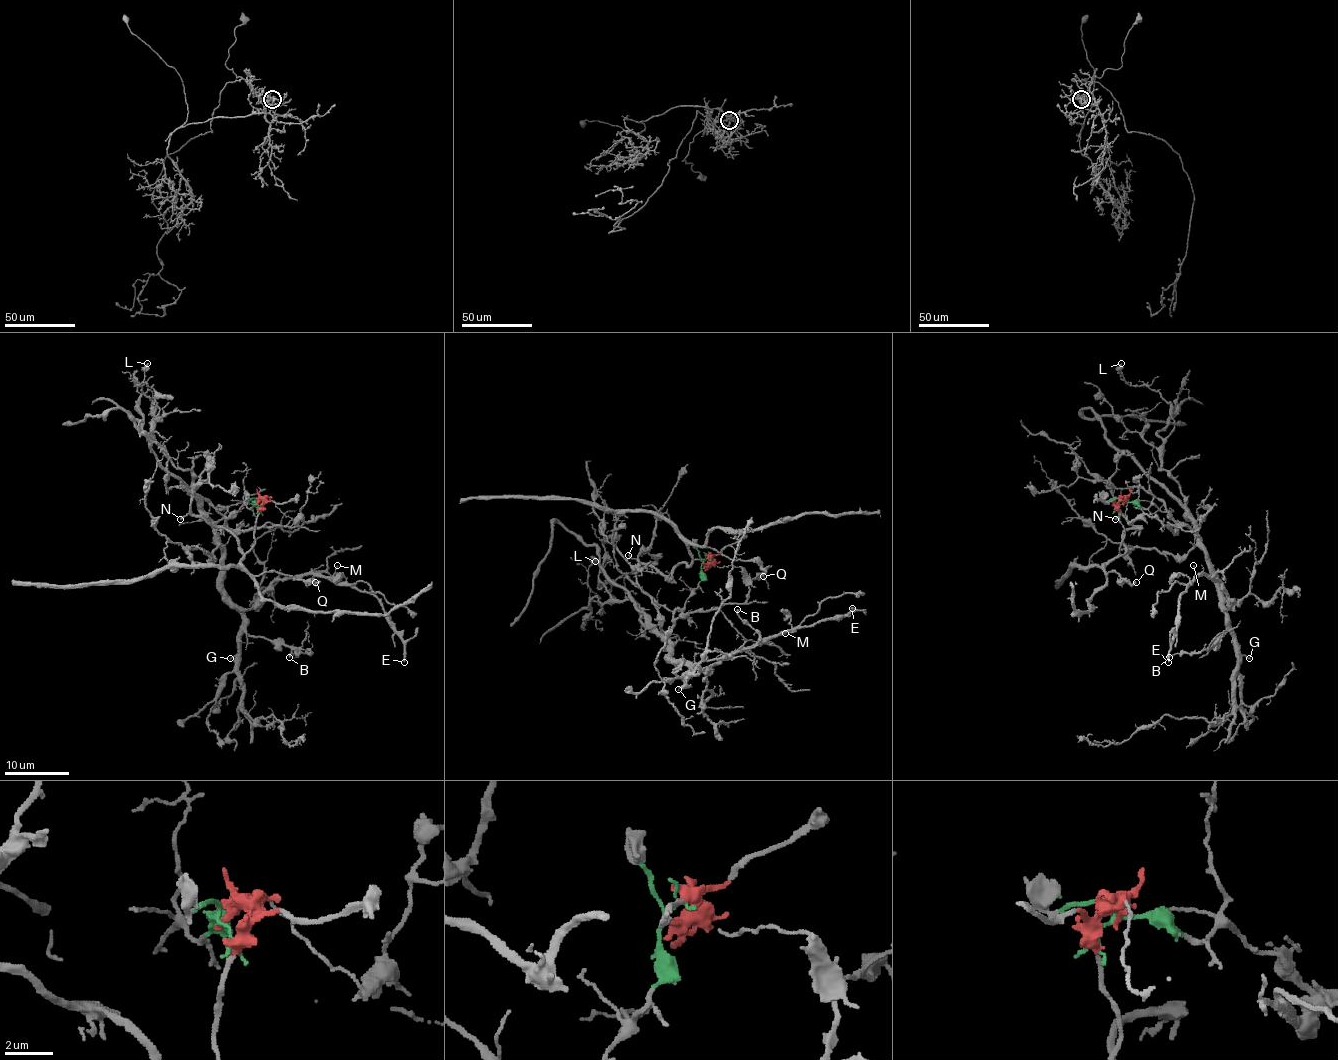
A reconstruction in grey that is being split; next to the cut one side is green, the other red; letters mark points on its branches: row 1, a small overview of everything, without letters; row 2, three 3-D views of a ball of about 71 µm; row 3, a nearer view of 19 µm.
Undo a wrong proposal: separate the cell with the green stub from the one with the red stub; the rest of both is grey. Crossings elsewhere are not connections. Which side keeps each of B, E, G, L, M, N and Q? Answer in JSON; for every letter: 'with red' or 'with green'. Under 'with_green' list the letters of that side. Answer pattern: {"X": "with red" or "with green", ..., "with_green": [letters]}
{"B": "with green", "E": "with green", "G": "with green", "L": "with green", "M": "with green", "N": "with red", "Q": "with red", "with_green": ["B", "E", "G", "L", "M"]}

